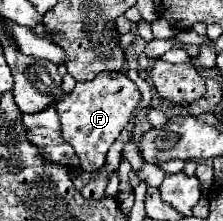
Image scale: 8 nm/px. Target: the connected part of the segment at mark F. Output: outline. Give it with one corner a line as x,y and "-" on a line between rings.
104,73
92,81
76,83
76,87
56,105
60,115
62,137
74,147
82,161
82,171
94,173
106,163
106,153
122,129
128,125
132,111
140,103
138,87
124,73

